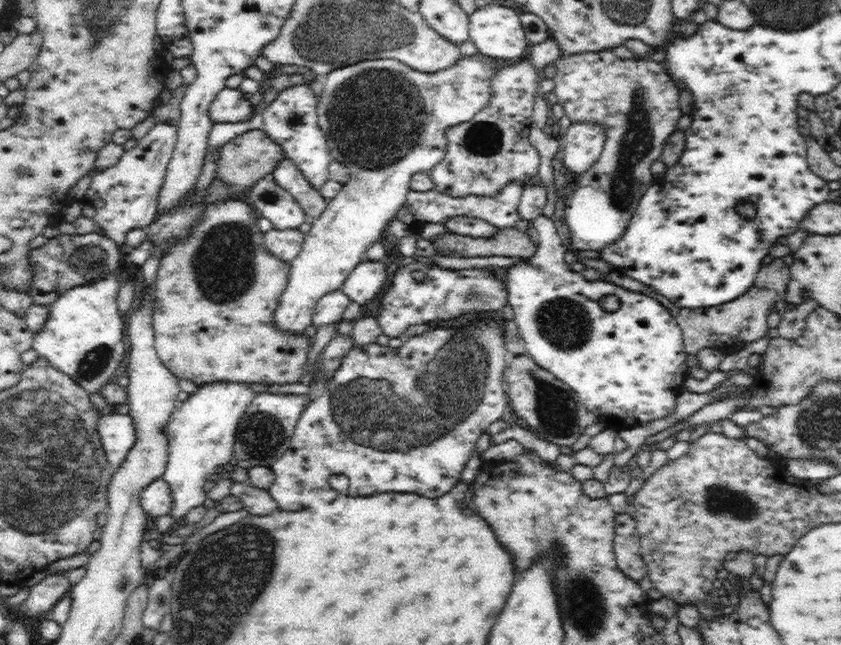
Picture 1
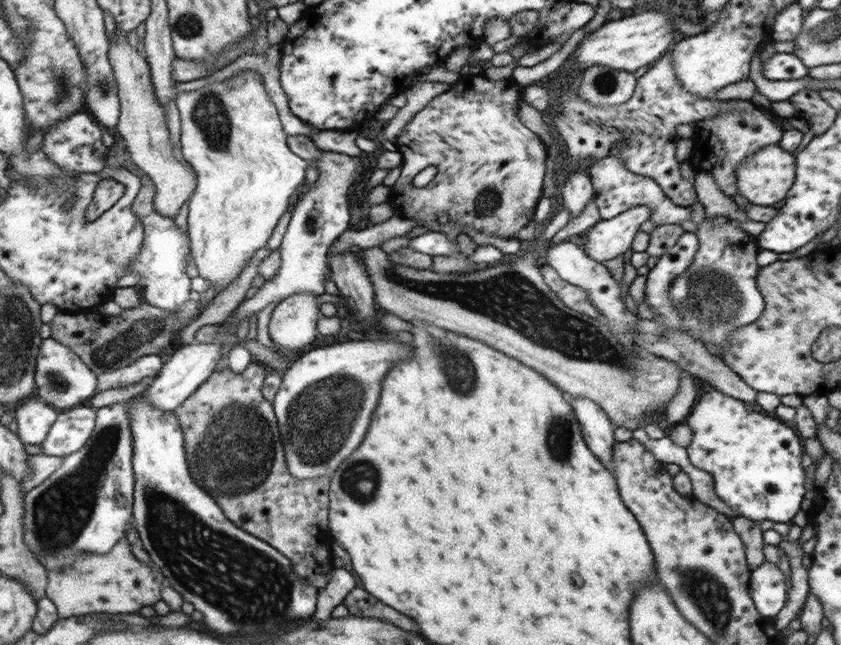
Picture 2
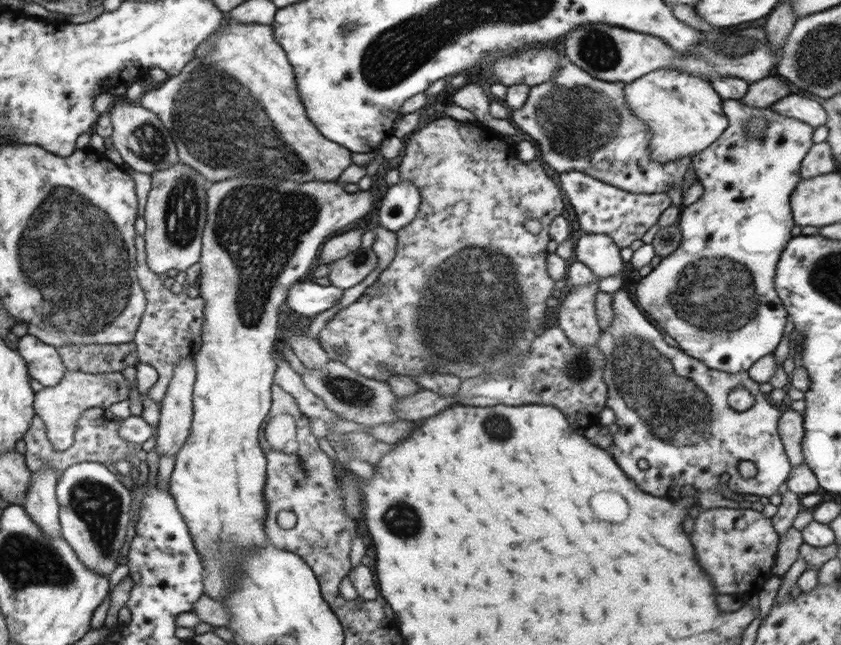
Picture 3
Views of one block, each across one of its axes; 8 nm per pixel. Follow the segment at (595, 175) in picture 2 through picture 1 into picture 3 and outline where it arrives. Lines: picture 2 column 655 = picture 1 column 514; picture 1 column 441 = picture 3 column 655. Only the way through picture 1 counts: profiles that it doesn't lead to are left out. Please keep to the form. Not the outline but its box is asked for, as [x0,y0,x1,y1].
[557,171,671,249]

